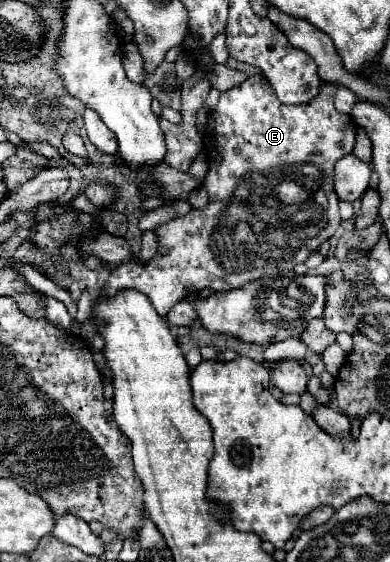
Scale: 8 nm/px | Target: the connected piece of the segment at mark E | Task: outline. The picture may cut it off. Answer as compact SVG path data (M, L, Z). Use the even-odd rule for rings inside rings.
M251 75L247 77L243 83L235 85L233 89L221 93L221 99L217 103L217 107L209 113L209 123L207 123L207 129L205 129L205 151L207 151L207 157L209 157L209 173L203 181L203 187L207 189L209 193L209 203L207 207L203 209L193 209L189 211L187 215L183 217L177 217L173 221L169 221L167 225L161 225L161 227L155 227L155 233L159 237L159 249L155 253L155 257L145 263L145 265L119 265L111 271L107 283L103 285L103 291L107 295L113 295L117 293L119 289L137 289L141 293L145 293L153 307L157 309L159 315L167 315L169 309L181 301L185 297L187 291L183 289L205 289L205 287L211 287L215 291L231 291L231 289L237 289L237 287L243 287L245 283L249 281L255 281L255 279L261 279L265 275L269 275L271 271L279 271L279 269L287 269L291 271L295 265L299 263L305 263L307 257L311 253L315 253L319 249L319 245L327 239L333 237L333 233L339 229L341 225L341 219L339 219L339 197L335 195L335 189L333 189L333 177L335 177L335 163L347 155L347 153L353 153L353 147L355 147L355 137L357 137L357 125L355 121L351 119L351 115L345 115L345 113L339 113L333 105L333 99L335 99L335 91L337 87L331 85L331 83L323 83L323 87L319 87L319 95L311 101L311 103L303 103L303 105L283 105L275 91L269 87L269 81L263 77L263 75Z

